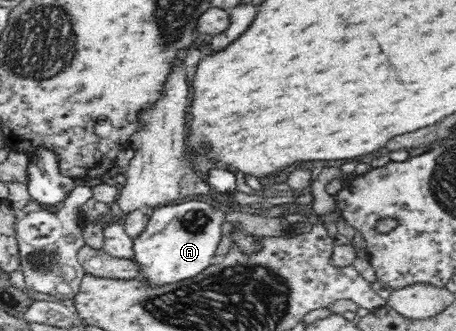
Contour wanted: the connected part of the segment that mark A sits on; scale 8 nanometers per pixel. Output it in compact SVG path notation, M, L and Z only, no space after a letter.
M198 200L166 204L150 212L147 227L133 239L133 261L140 268L143 279L152 287L179 283L202 273L216 255L222 235L225 213L219 208Z

